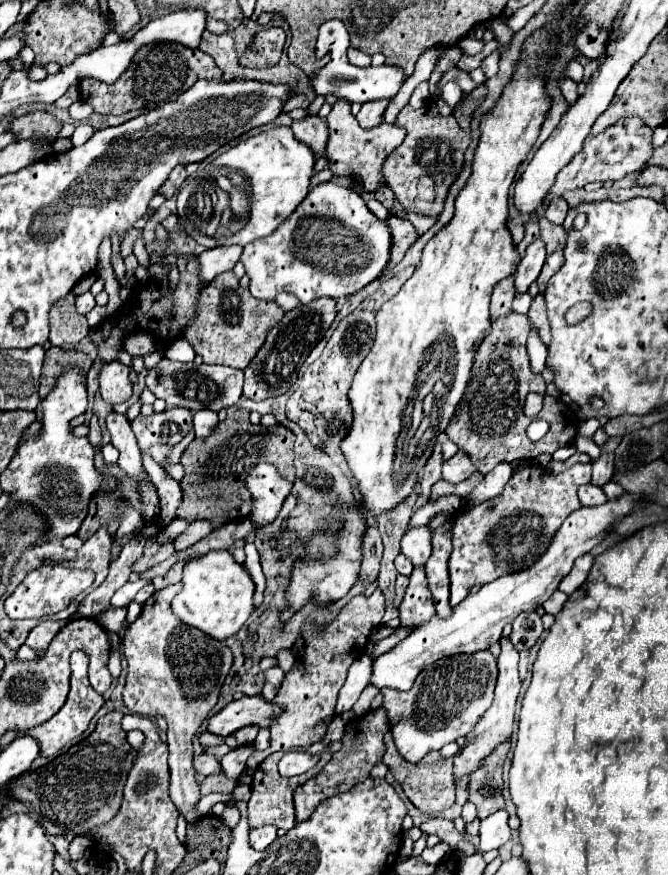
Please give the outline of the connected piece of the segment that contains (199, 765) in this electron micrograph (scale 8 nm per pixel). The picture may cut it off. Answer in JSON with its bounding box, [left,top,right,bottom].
[194,753,222,777]

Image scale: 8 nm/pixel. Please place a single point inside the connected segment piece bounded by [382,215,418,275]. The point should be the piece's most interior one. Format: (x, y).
(403, 235)

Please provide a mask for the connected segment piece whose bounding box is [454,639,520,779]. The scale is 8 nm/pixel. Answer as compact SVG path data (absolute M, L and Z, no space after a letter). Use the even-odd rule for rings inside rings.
M500 639L500 655L498 655L498 683L496 683L496 691L494 691L494 703L490 707L490 711L486 711L480 721L476 723L476 727L464 737L464 745L460 747L460 751L454 755L454 775L456 779L460 779L462 775L470 775L480 763L482 759L502 741L506 741L512 733L512 725L514 725L514 709L516 709L516 697L520 691L520 677L518 677L518 651L512 645L510 639Z

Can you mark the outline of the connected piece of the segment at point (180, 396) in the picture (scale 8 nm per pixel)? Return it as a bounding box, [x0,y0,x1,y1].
[146,359,242,411]

